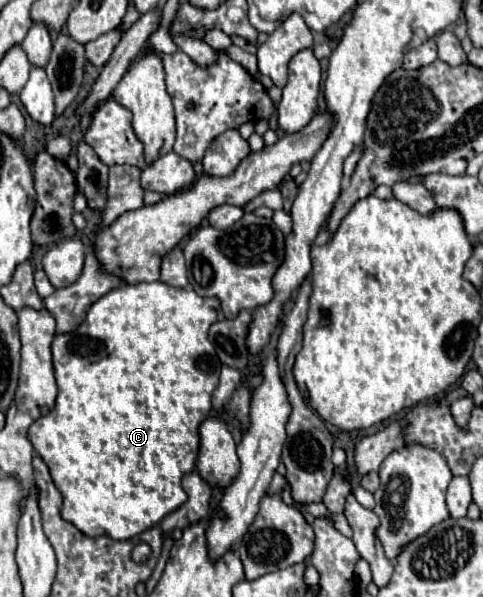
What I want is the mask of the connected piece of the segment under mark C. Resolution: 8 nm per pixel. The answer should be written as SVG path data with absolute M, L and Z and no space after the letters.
M153 281L153 283L137 283L137 285L121 285L107 295L103 295L99 301L95 301L85 317L85 323L77 327L73 333L57 335L53 339L53 367L55 367L55 377L57 377L57 401L55 407L45 415L39 417L29 429L27 429L27 439L35 447L35 451L41 455L45 465L51 471L55 487L63 495L63 509L61 517L69 523L73 523L79 531L83 531L89 537L99 537L99 535L109 535L111 539L123 541L131 539L137 533L143 533L157 525L165 515L177 511L185 501L187 493L181 487L183 475L191 473L195 469L197 461L197 451L199 451L199 425L211 415L211 395L217 387L219 381L219 371L221 371L221 361L215 353L215 347L211 345L207 331L209 327L217 321L217 311L211 305L215 299L199 297L195 291L179 289L165 285L163 281Z

